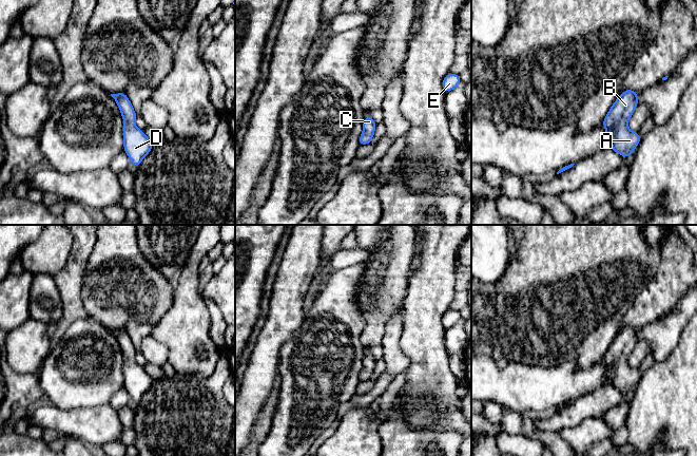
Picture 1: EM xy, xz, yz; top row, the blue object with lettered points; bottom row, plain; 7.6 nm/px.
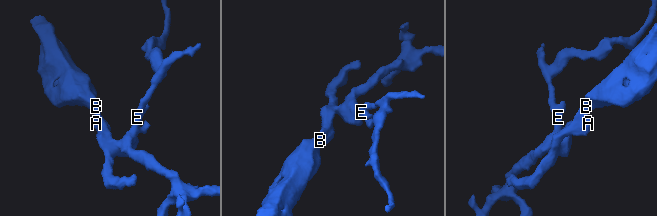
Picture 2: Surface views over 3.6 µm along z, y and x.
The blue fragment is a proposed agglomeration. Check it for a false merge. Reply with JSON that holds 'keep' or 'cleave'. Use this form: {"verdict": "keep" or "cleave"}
{"verdict": "keep"}

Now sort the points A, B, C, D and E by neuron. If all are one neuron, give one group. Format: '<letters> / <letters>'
A B C D E

